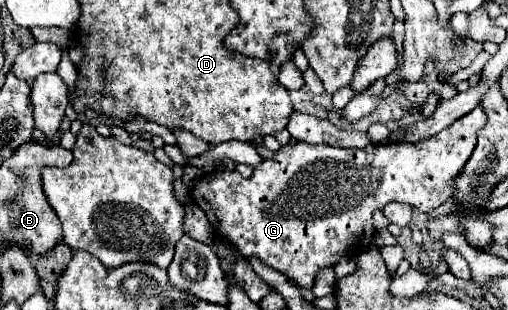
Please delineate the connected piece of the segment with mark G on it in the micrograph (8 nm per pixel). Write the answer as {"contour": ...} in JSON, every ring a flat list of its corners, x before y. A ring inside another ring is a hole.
{"contour":[[478,105,448,129,418,143,380,143,364,149,340,149,308,143,282,145,272,157,262,159,262,163,254,167,250,179,244,179,238,171,228,169,206,173,198,185,194,185,192,199,200,209,204,209,216,235,236,243,244,257,256,255,266,265,288,275,296,285,310,289,320,269,336,265,344,255,354,257,372,243,372,215,386,203,408,203,424,213,430,213,432,209,440,207,440,203,446,203,454,191,452,179,472,155,476,133,486,125,486,121,486,111,482,111]]}

